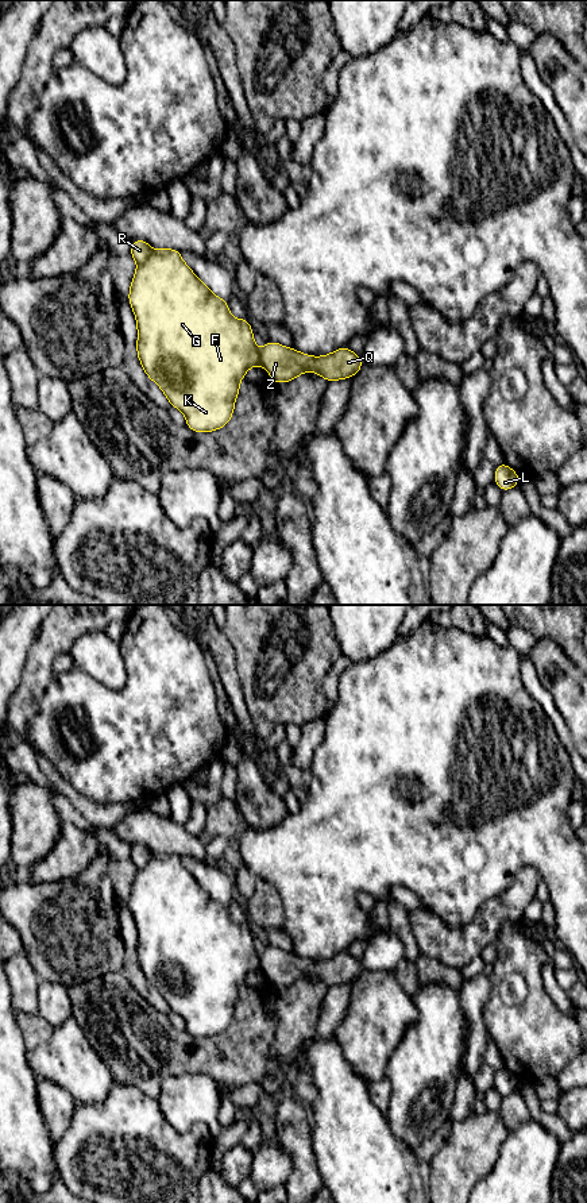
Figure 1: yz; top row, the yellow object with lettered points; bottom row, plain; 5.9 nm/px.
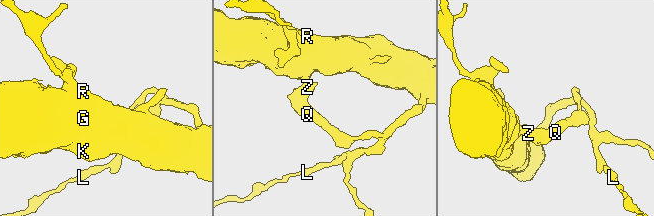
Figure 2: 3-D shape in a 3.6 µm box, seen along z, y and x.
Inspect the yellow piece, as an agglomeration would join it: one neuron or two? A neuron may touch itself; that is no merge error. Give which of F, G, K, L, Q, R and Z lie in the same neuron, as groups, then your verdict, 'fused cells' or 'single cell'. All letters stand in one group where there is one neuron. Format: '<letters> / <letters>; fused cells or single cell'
F G K L R / Q Z; fused cells

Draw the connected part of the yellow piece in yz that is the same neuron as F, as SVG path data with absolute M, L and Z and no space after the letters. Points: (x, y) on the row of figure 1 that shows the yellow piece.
M135 239L130 255L138 267L128 302L136 319L136 354L146 375L184 413L190 431L208 433L224 428L233 416L242 378L250 367L260 365L248 319L235 319L228 301L197 278L181 251L152 250L144 239Z

